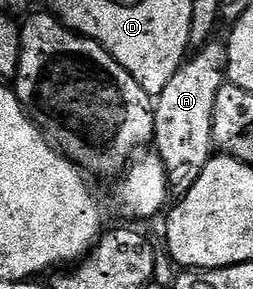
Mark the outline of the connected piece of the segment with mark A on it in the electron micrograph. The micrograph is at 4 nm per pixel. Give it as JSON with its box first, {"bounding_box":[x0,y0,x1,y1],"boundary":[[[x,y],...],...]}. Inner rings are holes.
{"bounding_box":[152,42,229,198],"boundary":[[[210,42],[204,48],[196,49],[195,54],[190,55],[182,63],[181,68],[167,82],[167,87],[163,89],[163,94],[155,98],[153,105],[153,139],[152,147],[156,156],[163,162],[165,177],[169,183],[170,193],[174,197],[180,198],[199,182],[199,174],[207,166],[207,162],[214,155],[215,145],[213,142],[213,115],[215,114],[215,94],[219,94],[221,85],[226,83],[227,69],[229,66],[229,49],[224,43]]]}

